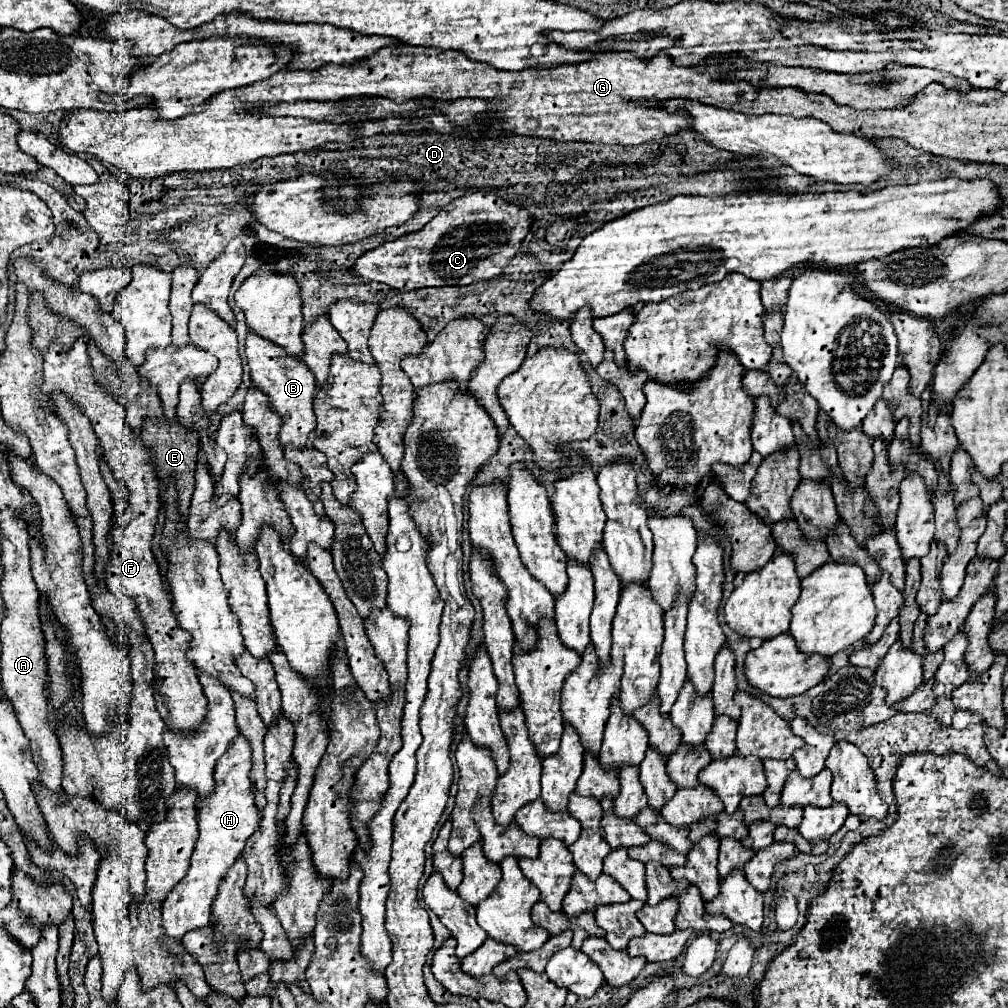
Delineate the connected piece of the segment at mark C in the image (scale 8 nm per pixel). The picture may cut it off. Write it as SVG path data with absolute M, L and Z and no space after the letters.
M466 194L444 206L422 230L368 250L348 272L364 282L382 282L400 292L422 286L466 286L478 280L492 280L516 256L530 224L530 214L518 204L508 204L496 194Z

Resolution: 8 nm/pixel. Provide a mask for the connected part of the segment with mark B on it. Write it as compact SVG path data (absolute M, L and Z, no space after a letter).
M248 334L246 338L246 358L250 366L250 376L254 388L258 388L262 394L268 396L270 408L282 418L282 426L278 432L280 446L294 446L304 448L312 430L316 428L316 416L312 412L312 400L316 392L316 380L308 366L298 360L290 358L280 346L272 344L270 340L264 340L256 334Z

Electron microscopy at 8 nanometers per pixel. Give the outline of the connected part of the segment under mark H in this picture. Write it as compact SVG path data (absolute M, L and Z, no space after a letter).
M238 736L234 738L234 744L228 750L230 752L226 752L216 764L214 794L198 804L200 836L192 852L190 868L162 904L162 928L166 930L166 936L178 942L182 942L186 932L210 926L210 908L218 894L218 886L226 876L226 872L230 870L230 866L234 866L234 862L240 858L246 840L254 834L260 822L258 808L254 806L252 784L248 778L252 766L250 744L246 742L244 736Z

